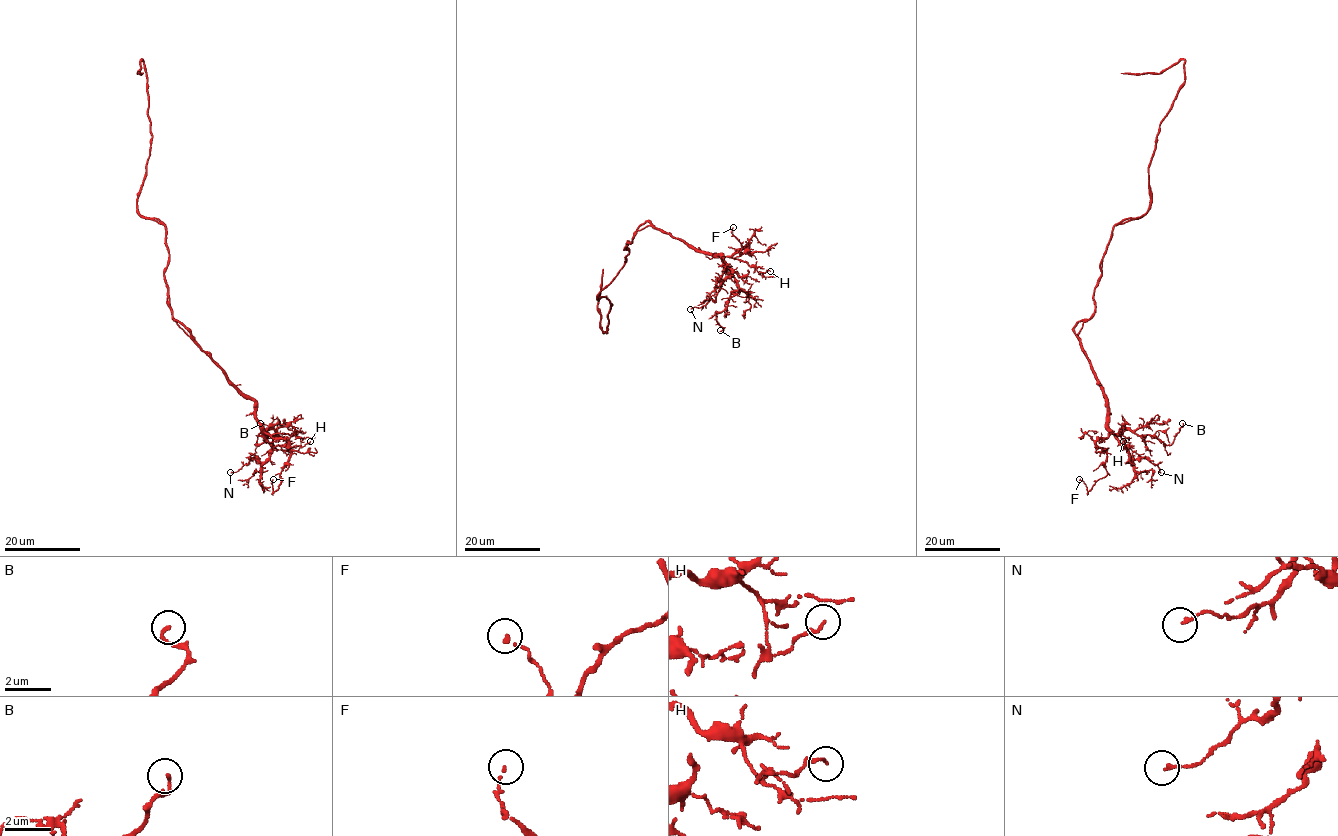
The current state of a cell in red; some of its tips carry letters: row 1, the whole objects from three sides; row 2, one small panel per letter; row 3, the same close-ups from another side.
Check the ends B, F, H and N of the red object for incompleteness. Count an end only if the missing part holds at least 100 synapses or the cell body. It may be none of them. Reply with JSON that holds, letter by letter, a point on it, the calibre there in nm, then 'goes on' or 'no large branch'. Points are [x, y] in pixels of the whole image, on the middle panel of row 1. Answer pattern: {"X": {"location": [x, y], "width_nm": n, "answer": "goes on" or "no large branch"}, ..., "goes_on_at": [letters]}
{"B": {"location": [720, 330], "width_nm": 120, "answer": "no large branch"}, "F": {"location": [733, 227], "width_nm": 130, "answer": "no large branch"}, "H": {"location": [770, 271], "width_nm": 130, "answer": "no large branch"}, "N": {"location": [690, 309], "width_nm": 130, "answer": "no large branch"}, "goes_on_at": []}

